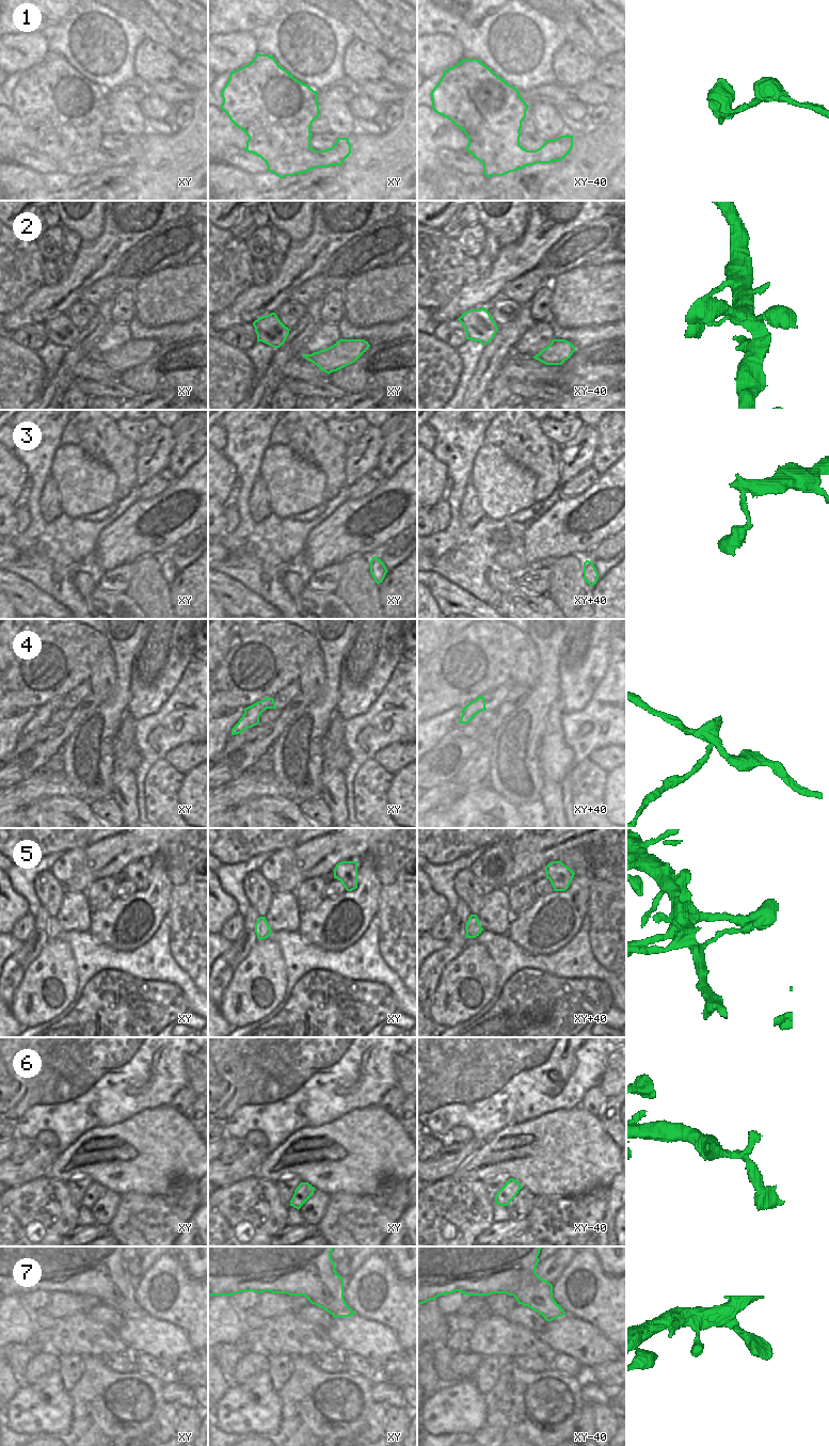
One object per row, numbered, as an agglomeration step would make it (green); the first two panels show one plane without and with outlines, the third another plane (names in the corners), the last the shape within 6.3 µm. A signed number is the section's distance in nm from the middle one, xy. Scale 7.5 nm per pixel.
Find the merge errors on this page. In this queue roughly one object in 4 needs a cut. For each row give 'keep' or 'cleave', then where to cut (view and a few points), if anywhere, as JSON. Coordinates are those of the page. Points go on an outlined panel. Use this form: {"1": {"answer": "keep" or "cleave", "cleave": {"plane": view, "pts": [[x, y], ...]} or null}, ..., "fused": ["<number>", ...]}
{"1": {"answer": "keep", "cleave": null}, "2": {"answer": "keep", "cleave": null}, "3": {"answer": "keep", "cleave": null}, "4": {"answer": "cleave", "cleave": {"plane": "xy", "pts": [[260, 701], [264, 710]]}}, "5": {"answer": "keep", "cleave": null}, "6": {"answer": "keep", "cleave": null}, "7": {"answer": "keep", "cleave": null}, "fused": ["4"]}

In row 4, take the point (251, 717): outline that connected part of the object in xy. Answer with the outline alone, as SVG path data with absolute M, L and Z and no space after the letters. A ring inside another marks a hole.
M258 701L244 709L244 714L240 720L232 729L232 735L239 734L259 724L259 716L264 712L264 705L261 701Z

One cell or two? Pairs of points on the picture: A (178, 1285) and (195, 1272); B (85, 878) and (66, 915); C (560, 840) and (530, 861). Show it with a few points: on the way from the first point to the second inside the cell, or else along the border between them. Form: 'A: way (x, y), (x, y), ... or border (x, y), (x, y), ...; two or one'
A: border (179, 1257), (184, 1268), (196, 1278); two
B: border (65, 890), (73, 892), (85, 891); two
C: way (553, 843), (544, 846), (537, 854); one

